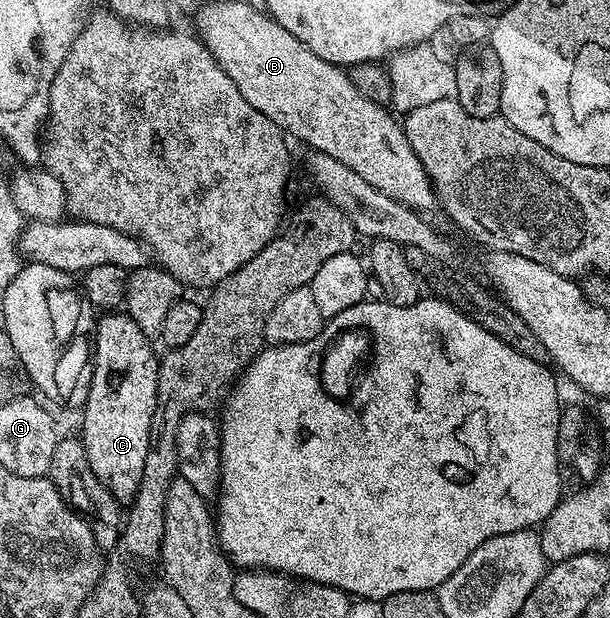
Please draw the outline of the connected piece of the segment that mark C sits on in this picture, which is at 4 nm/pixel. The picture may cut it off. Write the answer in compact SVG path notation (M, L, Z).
M107 312L96 321L93 331L93 357L91 359L91 383L87 403L82 406L83 434L81 441L87 454L87 469L104 486L106 493L116 503L130 504L141 484L145 469L145 456L149 452L150 428L157 404L157 380L159 358L152 339L137 328L137 324L126 312Z

